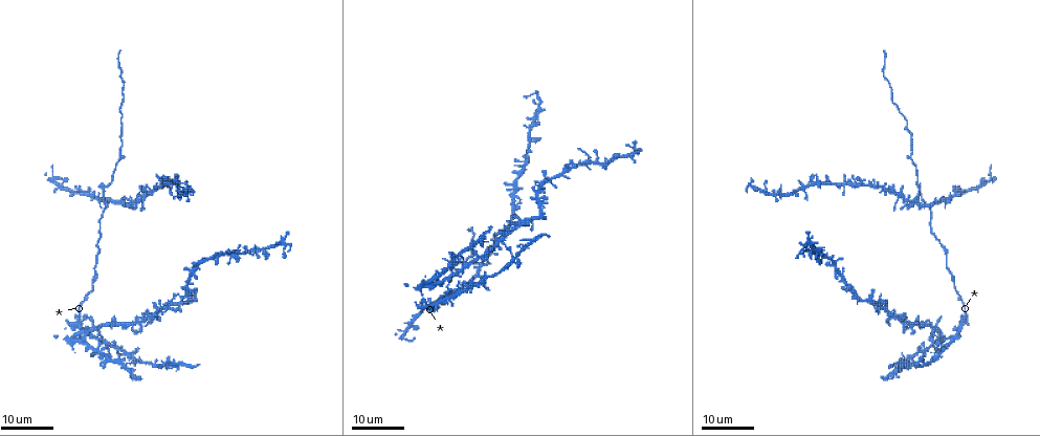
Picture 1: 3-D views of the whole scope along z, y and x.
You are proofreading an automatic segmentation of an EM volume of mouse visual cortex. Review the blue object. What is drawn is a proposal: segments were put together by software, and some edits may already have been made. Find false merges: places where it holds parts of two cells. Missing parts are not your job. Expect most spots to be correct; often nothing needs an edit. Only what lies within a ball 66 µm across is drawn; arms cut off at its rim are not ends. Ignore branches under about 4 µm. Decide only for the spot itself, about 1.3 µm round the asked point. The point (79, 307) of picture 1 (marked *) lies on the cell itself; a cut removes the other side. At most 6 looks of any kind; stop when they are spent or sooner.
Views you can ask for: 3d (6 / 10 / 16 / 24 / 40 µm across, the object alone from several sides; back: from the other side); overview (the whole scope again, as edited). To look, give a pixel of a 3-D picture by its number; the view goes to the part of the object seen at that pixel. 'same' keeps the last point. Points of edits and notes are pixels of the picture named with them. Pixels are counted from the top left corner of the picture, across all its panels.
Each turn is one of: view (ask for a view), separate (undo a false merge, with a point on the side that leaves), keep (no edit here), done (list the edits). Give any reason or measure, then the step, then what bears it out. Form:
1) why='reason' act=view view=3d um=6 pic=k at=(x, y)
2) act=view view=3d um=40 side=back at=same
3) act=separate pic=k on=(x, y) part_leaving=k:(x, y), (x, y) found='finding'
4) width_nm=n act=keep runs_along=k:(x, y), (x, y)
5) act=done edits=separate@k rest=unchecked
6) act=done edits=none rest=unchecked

act=view view=3d um=16 pic=1 at=(112, 202)

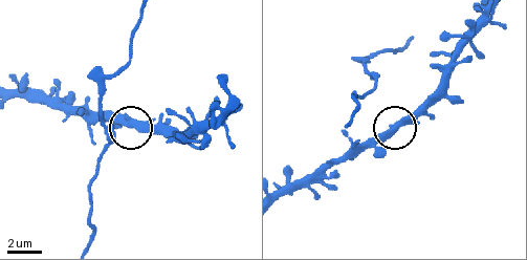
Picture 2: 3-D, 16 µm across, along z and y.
act=view view=3d um=10 pic=2 at=(135, 122)

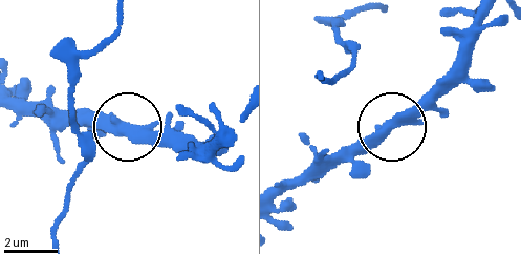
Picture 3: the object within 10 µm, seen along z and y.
why='other side' act=view view=3d um=10 side=back pic=3 at=(392, 124)

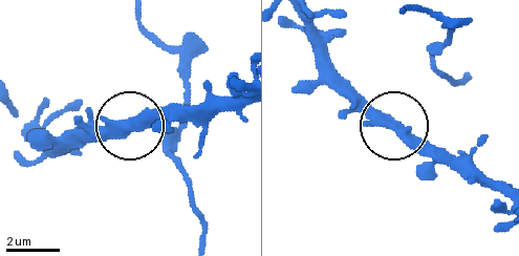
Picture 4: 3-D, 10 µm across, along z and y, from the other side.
side_arm_um=21 act=keep found='all the same cell'

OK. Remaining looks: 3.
act=view view=3d um=16 pic=1 at=(917, 183)

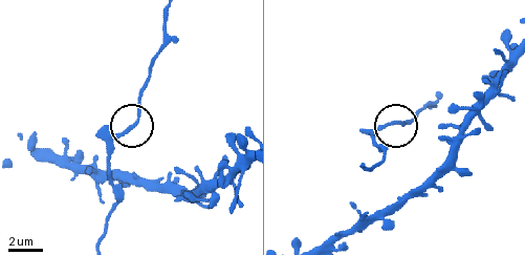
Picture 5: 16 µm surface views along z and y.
why='closer look' act=view view=3d um=10 pic=5 at=(390, 122)

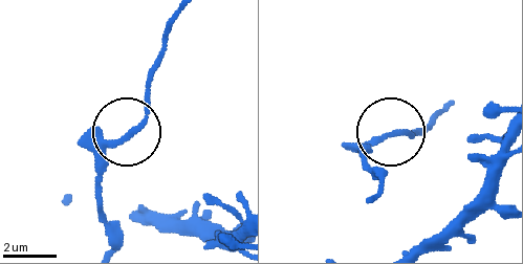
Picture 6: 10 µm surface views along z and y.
act=keep runs_along=6:(374, 197), (382, 179), (368, 150), (394, 132), (419, 136) found='continuous, no second cell'

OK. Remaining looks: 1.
act=done edits=none rest=unchecked

